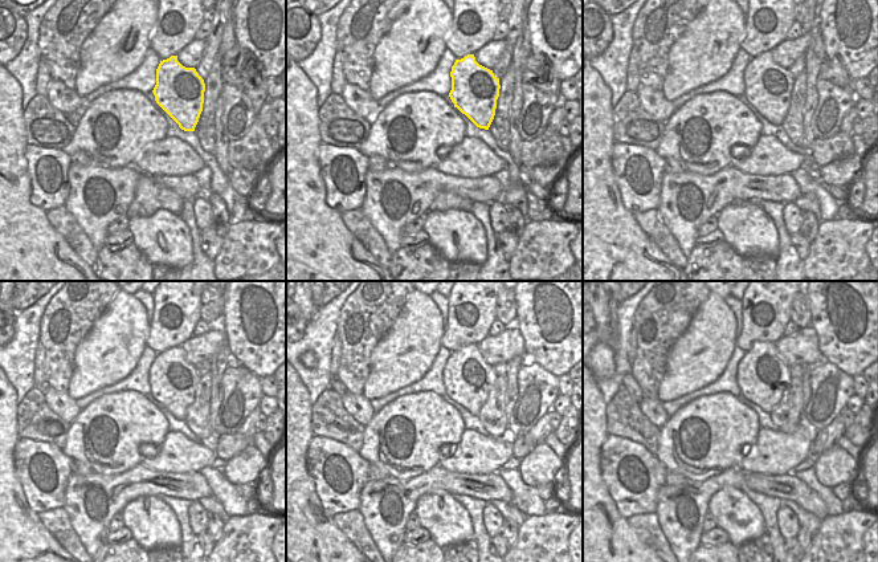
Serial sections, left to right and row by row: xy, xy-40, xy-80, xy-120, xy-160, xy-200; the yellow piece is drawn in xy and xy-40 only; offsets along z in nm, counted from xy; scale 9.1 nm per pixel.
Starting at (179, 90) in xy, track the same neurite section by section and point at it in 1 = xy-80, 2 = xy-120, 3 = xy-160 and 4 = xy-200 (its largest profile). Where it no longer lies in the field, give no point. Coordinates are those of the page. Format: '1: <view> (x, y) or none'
1: xy-80 (767, 86)
2: xy-120 (172, 381)
3: xy-160 (466, 377)
4: xy-200 (763, 378)

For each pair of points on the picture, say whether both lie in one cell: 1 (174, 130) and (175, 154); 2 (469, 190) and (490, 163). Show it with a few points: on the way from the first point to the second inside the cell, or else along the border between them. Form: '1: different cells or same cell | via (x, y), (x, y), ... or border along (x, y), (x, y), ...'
1: different cells | border along (167, 135), (183, 139), (197, 155)
2: different cells | border along (448, 174), (458, 176), (493, 175)

